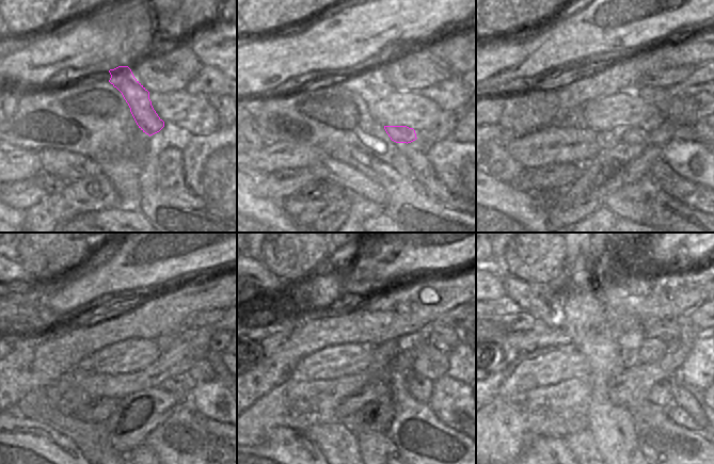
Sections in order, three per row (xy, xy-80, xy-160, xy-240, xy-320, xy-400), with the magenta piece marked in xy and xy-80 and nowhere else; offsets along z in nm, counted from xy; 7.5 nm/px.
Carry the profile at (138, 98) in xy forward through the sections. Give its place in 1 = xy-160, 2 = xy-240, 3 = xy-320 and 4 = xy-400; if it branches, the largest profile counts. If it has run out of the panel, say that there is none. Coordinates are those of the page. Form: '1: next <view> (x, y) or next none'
1: next xy-160 (638, 134)
2: next xy-240 (180, 385)
3: next xy-320 (418, 386)
4: next xy-400 (661, 394)

